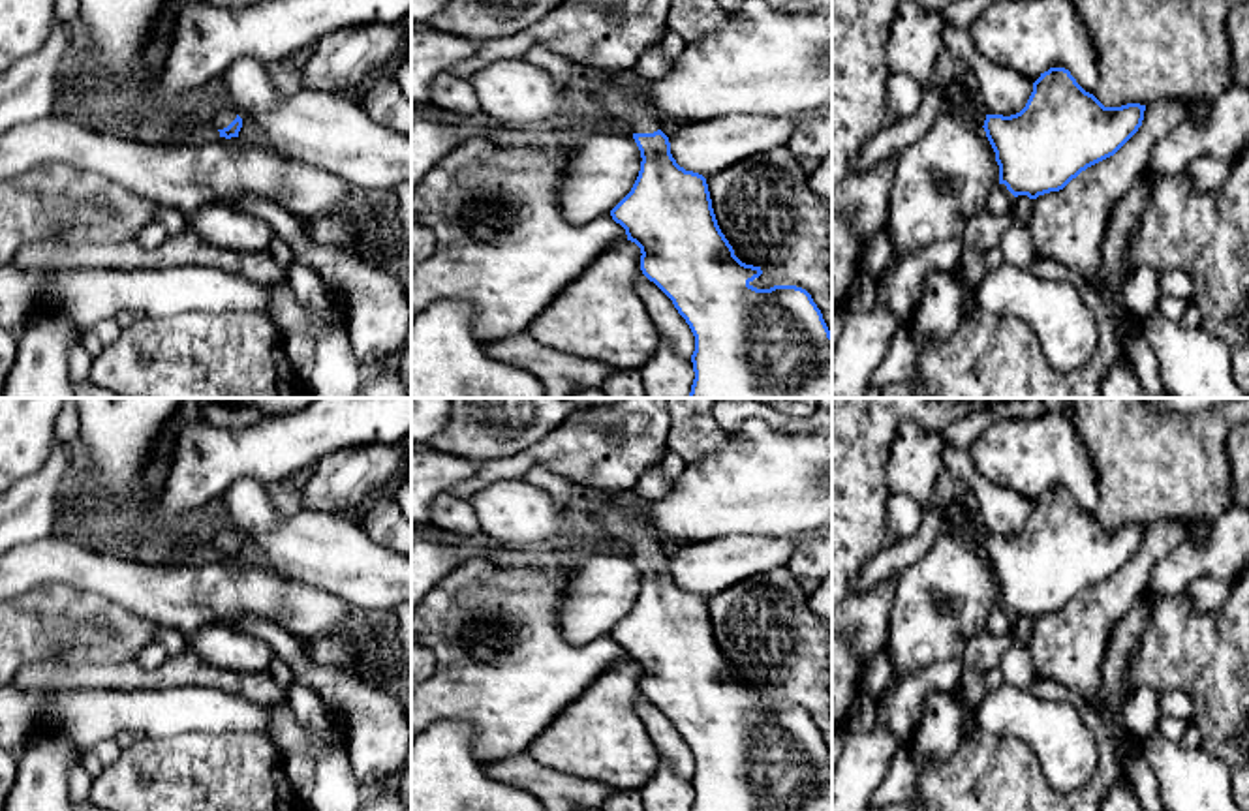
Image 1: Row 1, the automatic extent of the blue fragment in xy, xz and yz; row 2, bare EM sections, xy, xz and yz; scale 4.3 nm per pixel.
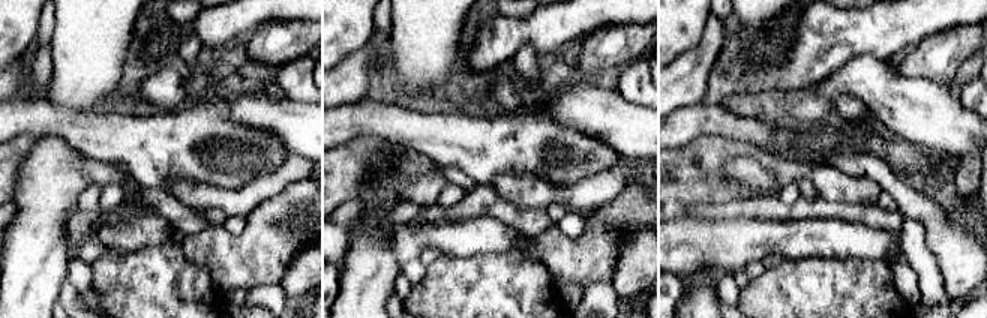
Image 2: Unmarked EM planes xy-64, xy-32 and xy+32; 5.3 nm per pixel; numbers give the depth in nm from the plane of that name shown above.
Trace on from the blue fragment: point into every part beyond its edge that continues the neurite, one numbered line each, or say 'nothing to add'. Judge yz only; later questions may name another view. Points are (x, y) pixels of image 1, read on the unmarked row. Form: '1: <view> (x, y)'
1: yz (958, 515)

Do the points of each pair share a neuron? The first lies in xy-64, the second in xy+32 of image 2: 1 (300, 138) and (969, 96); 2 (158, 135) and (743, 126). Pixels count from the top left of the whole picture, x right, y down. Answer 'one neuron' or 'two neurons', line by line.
1: two neurons
2: one neuron

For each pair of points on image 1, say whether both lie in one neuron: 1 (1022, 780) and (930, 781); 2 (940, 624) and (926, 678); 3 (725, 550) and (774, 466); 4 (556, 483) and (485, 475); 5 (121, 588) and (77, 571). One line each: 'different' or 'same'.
1: same
2: different
3: different
4: different
5: same

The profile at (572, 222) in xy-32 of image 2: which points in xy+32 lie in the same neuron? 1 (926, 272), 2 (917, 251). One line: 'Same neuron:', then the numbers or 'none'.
Same neuron: 1, 2

